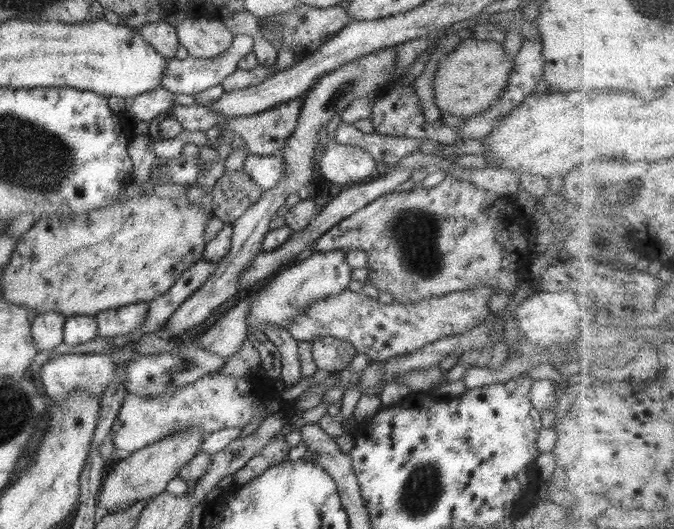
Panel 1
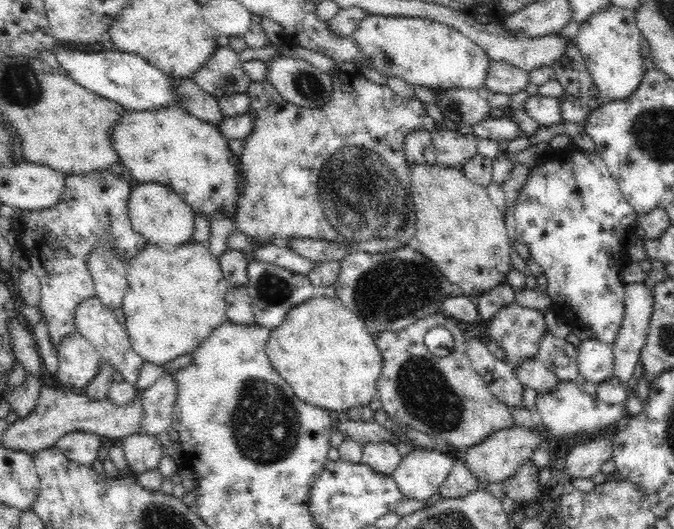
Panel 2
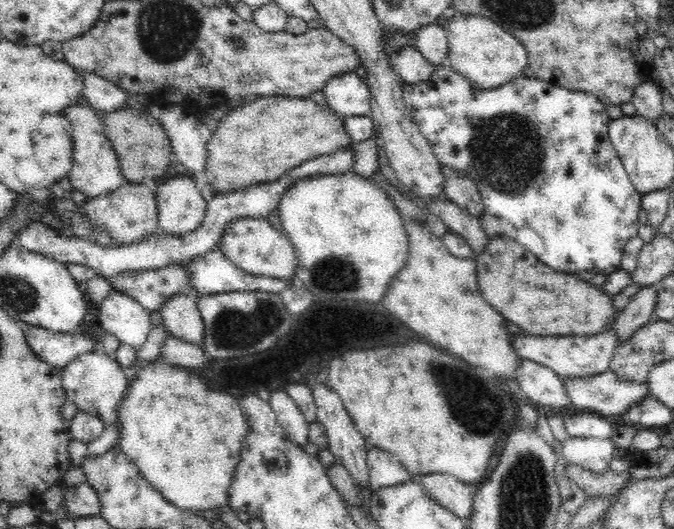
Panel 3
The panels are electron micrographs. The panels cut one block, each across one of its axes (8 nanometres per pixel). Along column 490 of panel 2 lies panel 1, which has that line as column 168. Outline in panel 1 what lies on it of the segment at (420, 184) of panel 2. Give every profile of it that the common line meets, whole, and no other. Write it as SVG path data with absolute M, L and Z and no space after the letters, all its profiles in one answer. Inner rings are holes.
M185 193L166 200L147 194L146 197L125 199L106 209L36 221L16 242L12 256L4 266L1 295L6 302L37 314L52 311L66 317L95 316L129 304L149 303L154 297L168 292L190 265L203 259L208 242L205 229L212 218L213 214L206 213L201 205L189 205Z

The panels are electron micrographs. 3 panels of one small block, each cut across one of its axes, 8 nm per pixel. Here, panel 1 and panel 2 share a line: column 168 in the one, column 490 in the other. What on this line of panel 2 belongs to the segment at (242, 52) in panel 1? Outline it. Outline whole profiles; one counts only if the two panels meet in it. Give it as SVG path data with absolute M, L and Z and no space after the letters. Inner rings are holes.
M488 61L485 88L492 92L512 95L525 90L529 81L528 73L504 61Z

